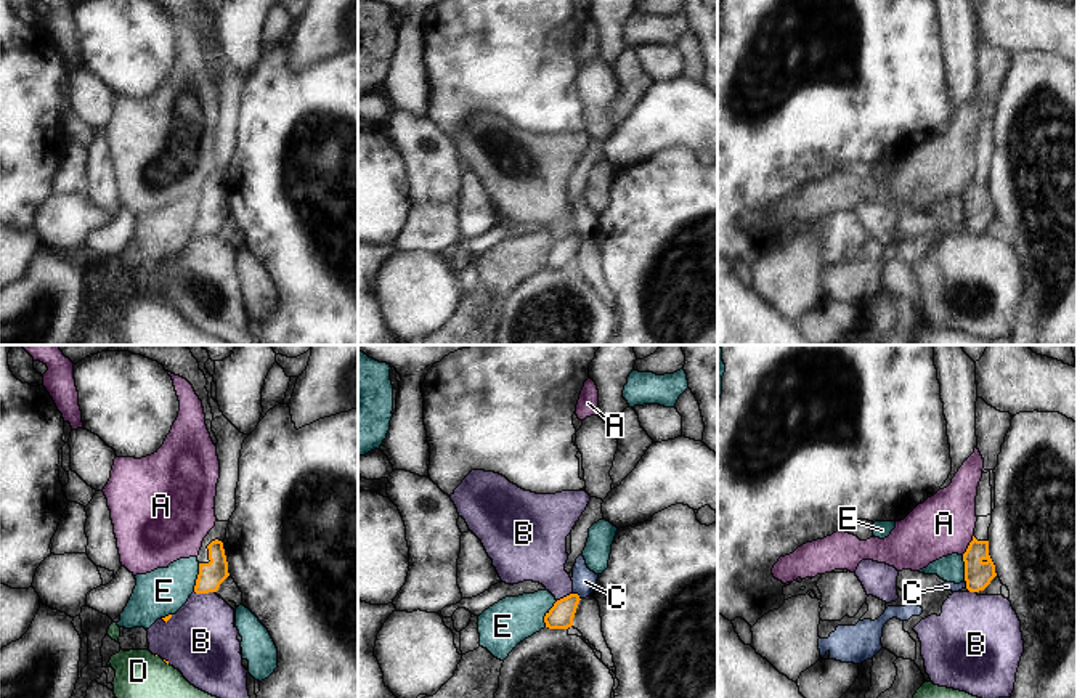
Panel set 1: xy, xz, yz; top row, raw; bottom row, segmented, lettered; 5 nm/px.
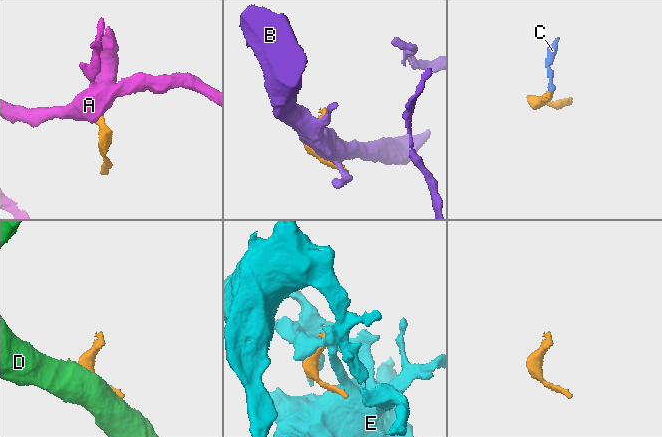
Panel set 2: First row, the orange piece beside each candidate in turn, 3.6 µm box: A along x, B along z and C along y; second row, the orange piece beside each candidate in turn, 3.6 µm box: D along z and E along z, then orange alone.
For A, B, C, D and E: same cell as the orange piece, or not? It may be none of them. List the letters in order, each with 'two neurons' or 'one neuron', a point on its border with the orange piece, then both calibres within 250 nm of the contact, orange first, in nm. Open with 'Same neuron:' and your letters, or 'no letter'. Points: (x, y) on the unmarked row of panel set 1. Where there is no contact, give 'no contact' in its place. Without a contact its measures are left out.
Same neuron: no letter
A: two neurons | yz (970, 185) | 140/300 nm
B: two neurons | xy (204, 233) | 130/360 nm
C: two neurons | xz (578, 236) | 130/120 nm
D: two neurons | xy (166, 302) | 20/380 nm
E: two neurons | xy (198, 219) | 130/240 nm

